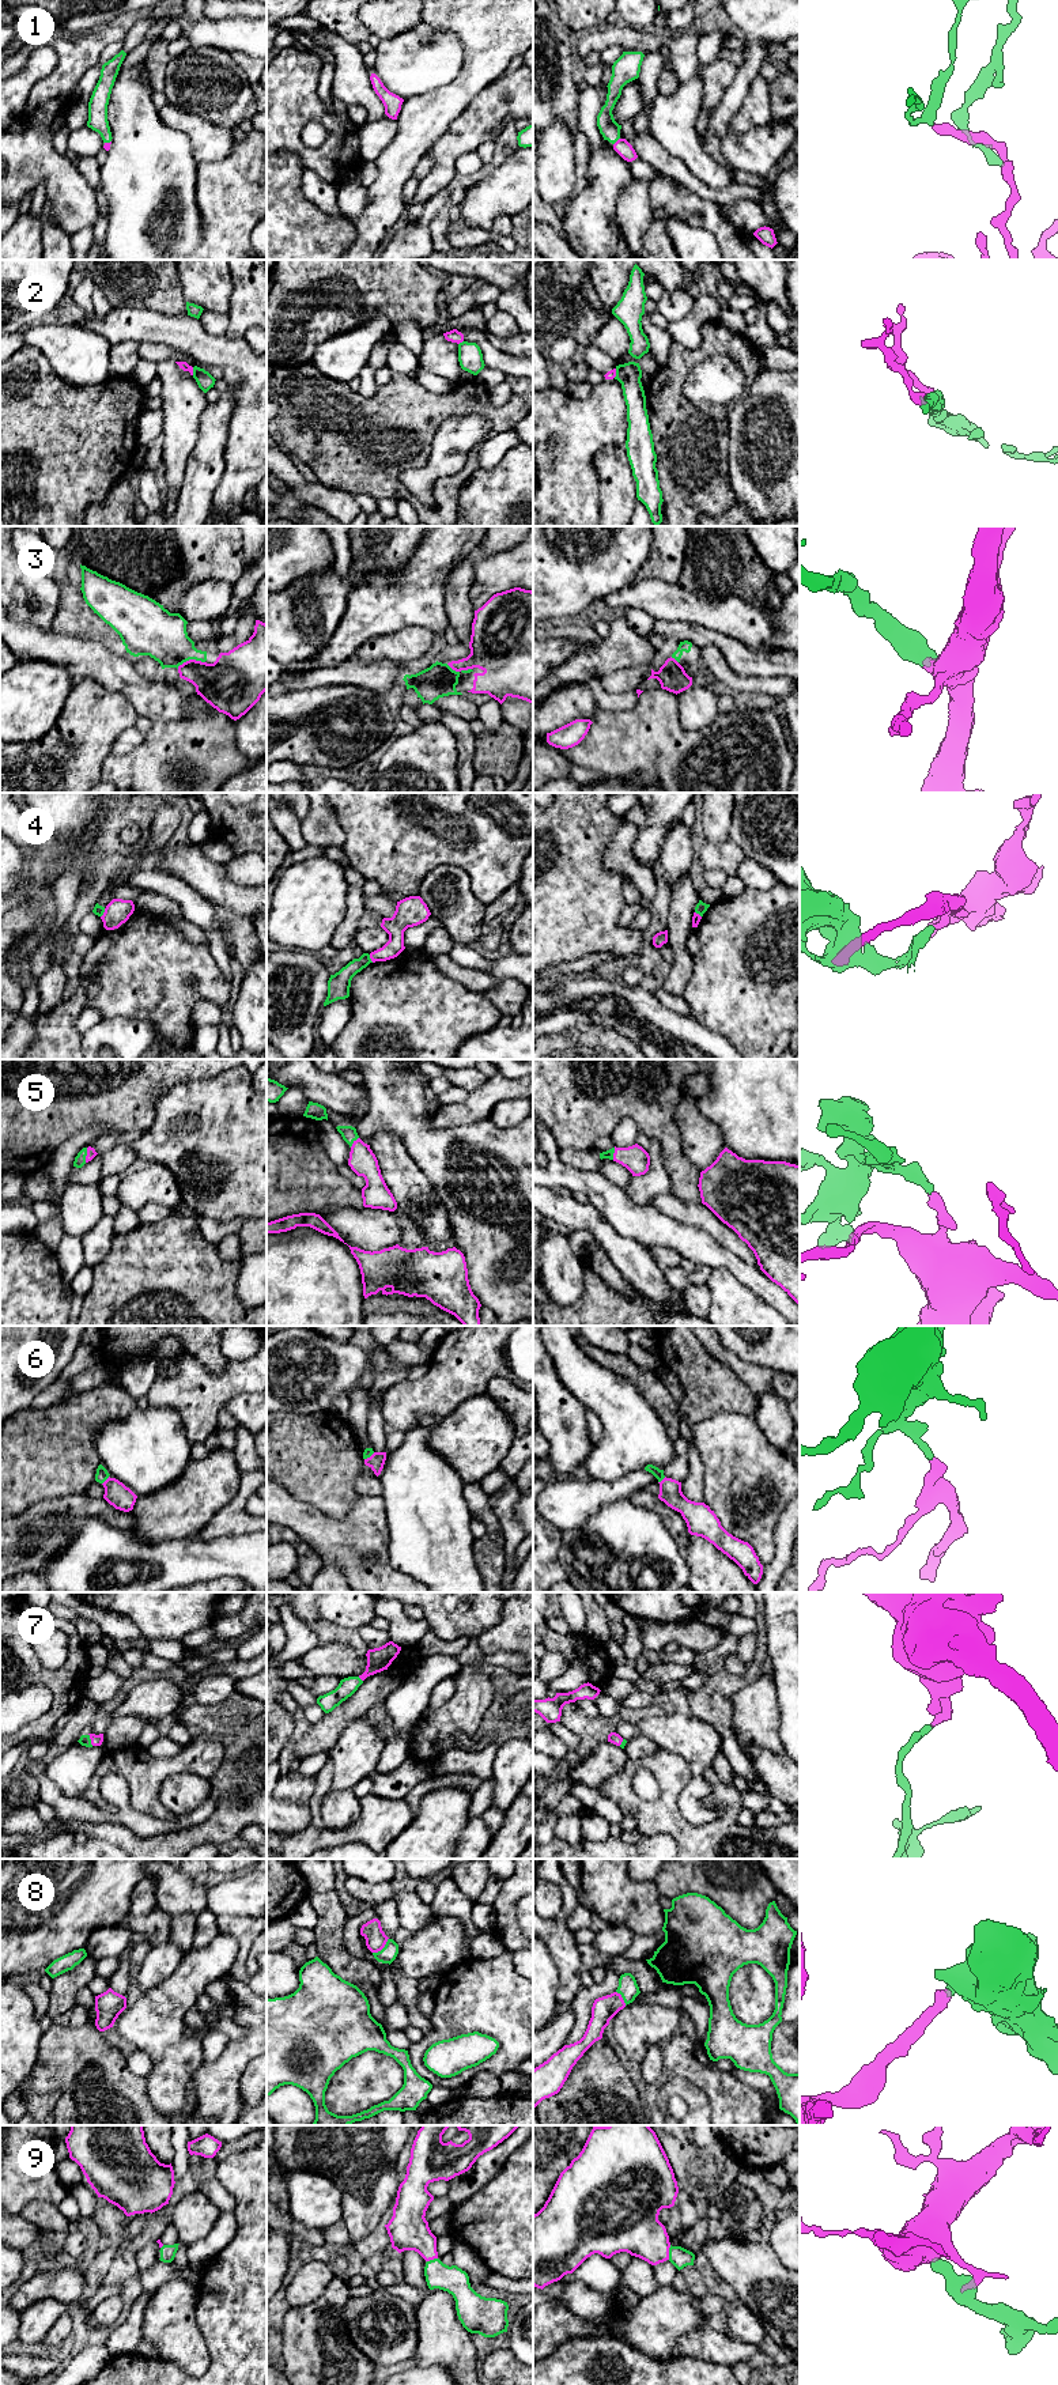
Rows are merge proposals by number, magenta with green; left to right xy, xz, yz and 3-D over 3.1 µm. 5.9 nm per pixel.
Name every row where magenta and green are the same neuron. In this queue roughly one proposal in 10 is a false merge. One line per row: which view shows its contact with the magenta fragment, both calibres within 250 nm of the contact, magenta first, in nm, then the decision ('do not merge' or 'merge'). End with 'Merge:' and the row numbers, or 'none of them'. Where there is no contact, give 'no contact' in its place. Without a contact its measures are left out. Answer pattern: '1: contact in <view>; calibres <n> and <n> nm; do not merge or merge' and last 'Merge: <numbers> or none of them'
1: contact in yz; calibres 90 and 120 nm; merge
2: contact in xy; calibres 50 and 100 nm; do not merge
3: contact in xy; calibres 300 and 280 nm; merge
4: contact in xz; calibres 120 and 130 nm; do not merge
5: contact in xy; calibres 60 and 70 nm; merge
6: contact in xy; calibres 140 and 70 nm; merge
7: contact in xy; calibres 60 and 60 nm; merge
8: contact in xz; calibres 130 and 100 nm; merge
9: contact in yz; calibres 300 and 120 nm; merge
Merge: 1, 3, 5, 6, 7, 8, 9

